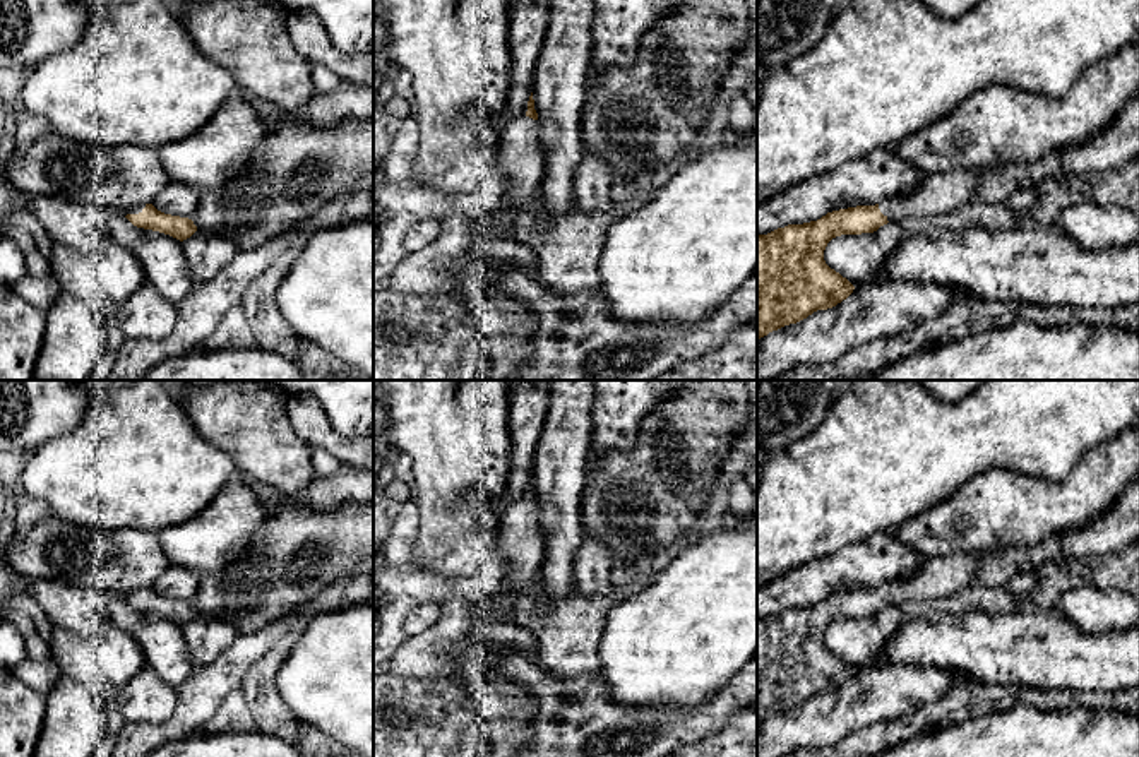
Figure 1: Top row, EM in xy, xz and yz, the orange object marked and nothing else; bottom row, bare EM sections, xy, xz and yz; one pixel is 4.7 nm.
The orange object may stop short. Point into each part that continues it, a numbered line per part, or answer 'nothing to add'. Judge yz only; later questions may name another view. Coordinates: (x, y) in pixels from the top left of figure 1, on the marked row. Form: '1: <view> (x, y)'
1: yz (941, 192)

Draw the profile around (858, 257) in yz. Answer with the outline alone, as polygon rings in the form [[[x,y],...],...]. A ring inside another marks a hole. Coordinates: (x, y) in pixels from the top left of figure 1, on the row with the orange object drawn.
[[[891,221],[874,233],[832,238],[824,250],[824,260],[855,288],[862,288],[879,281],[887,257],[903,240],[899,223]]]

